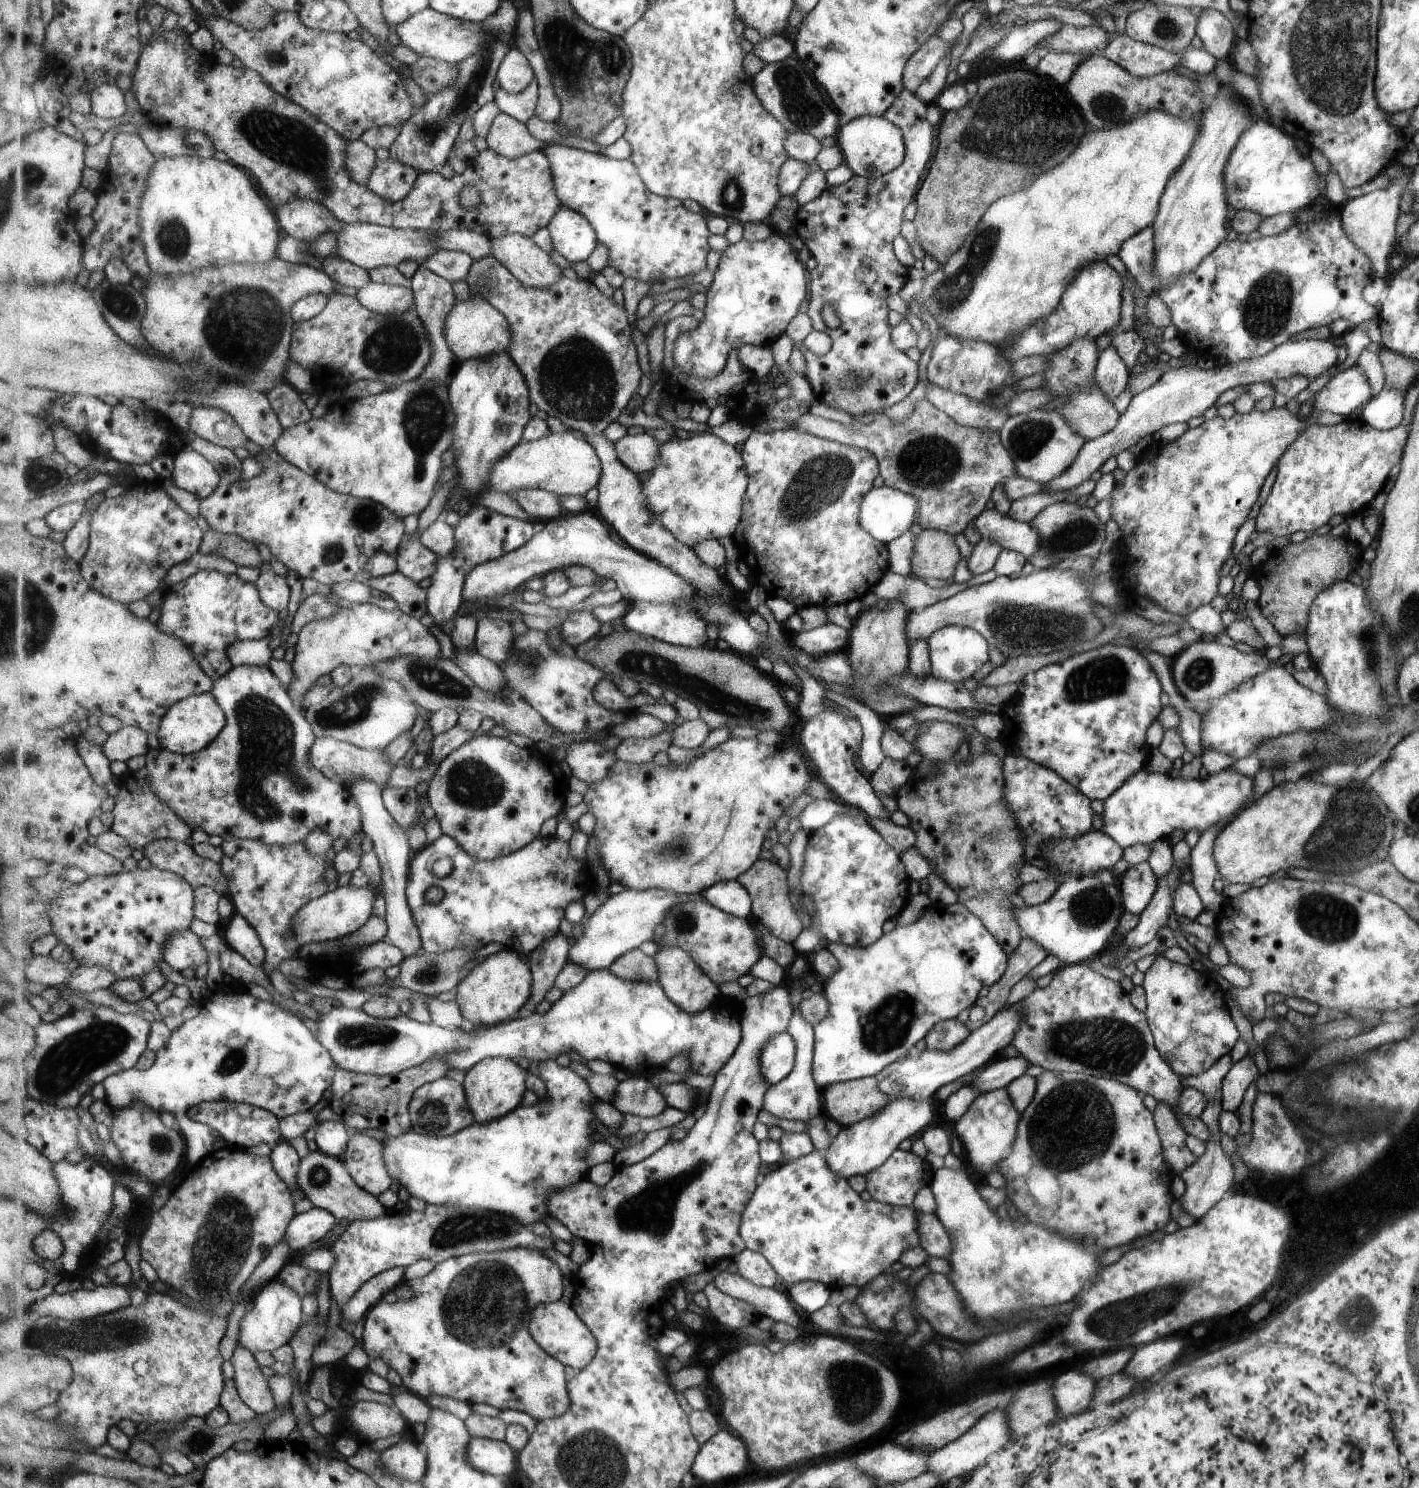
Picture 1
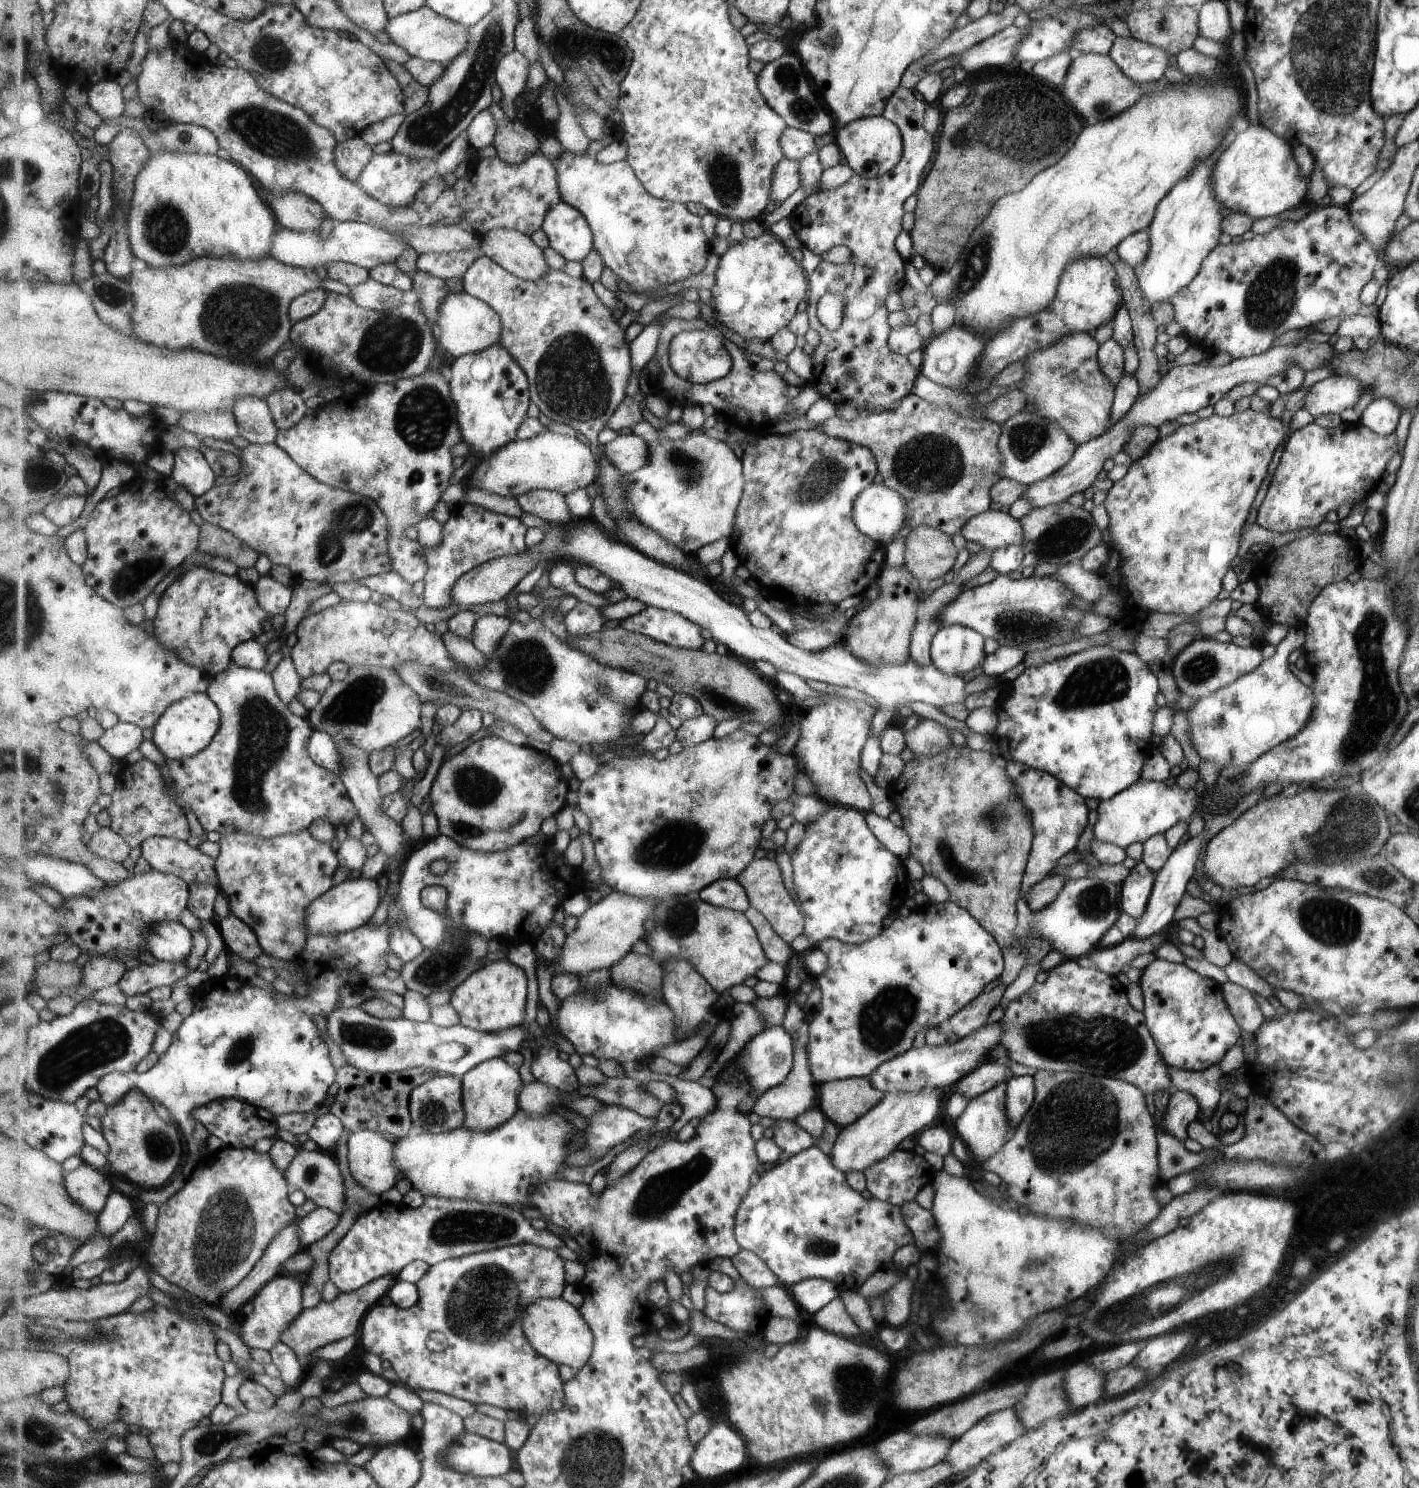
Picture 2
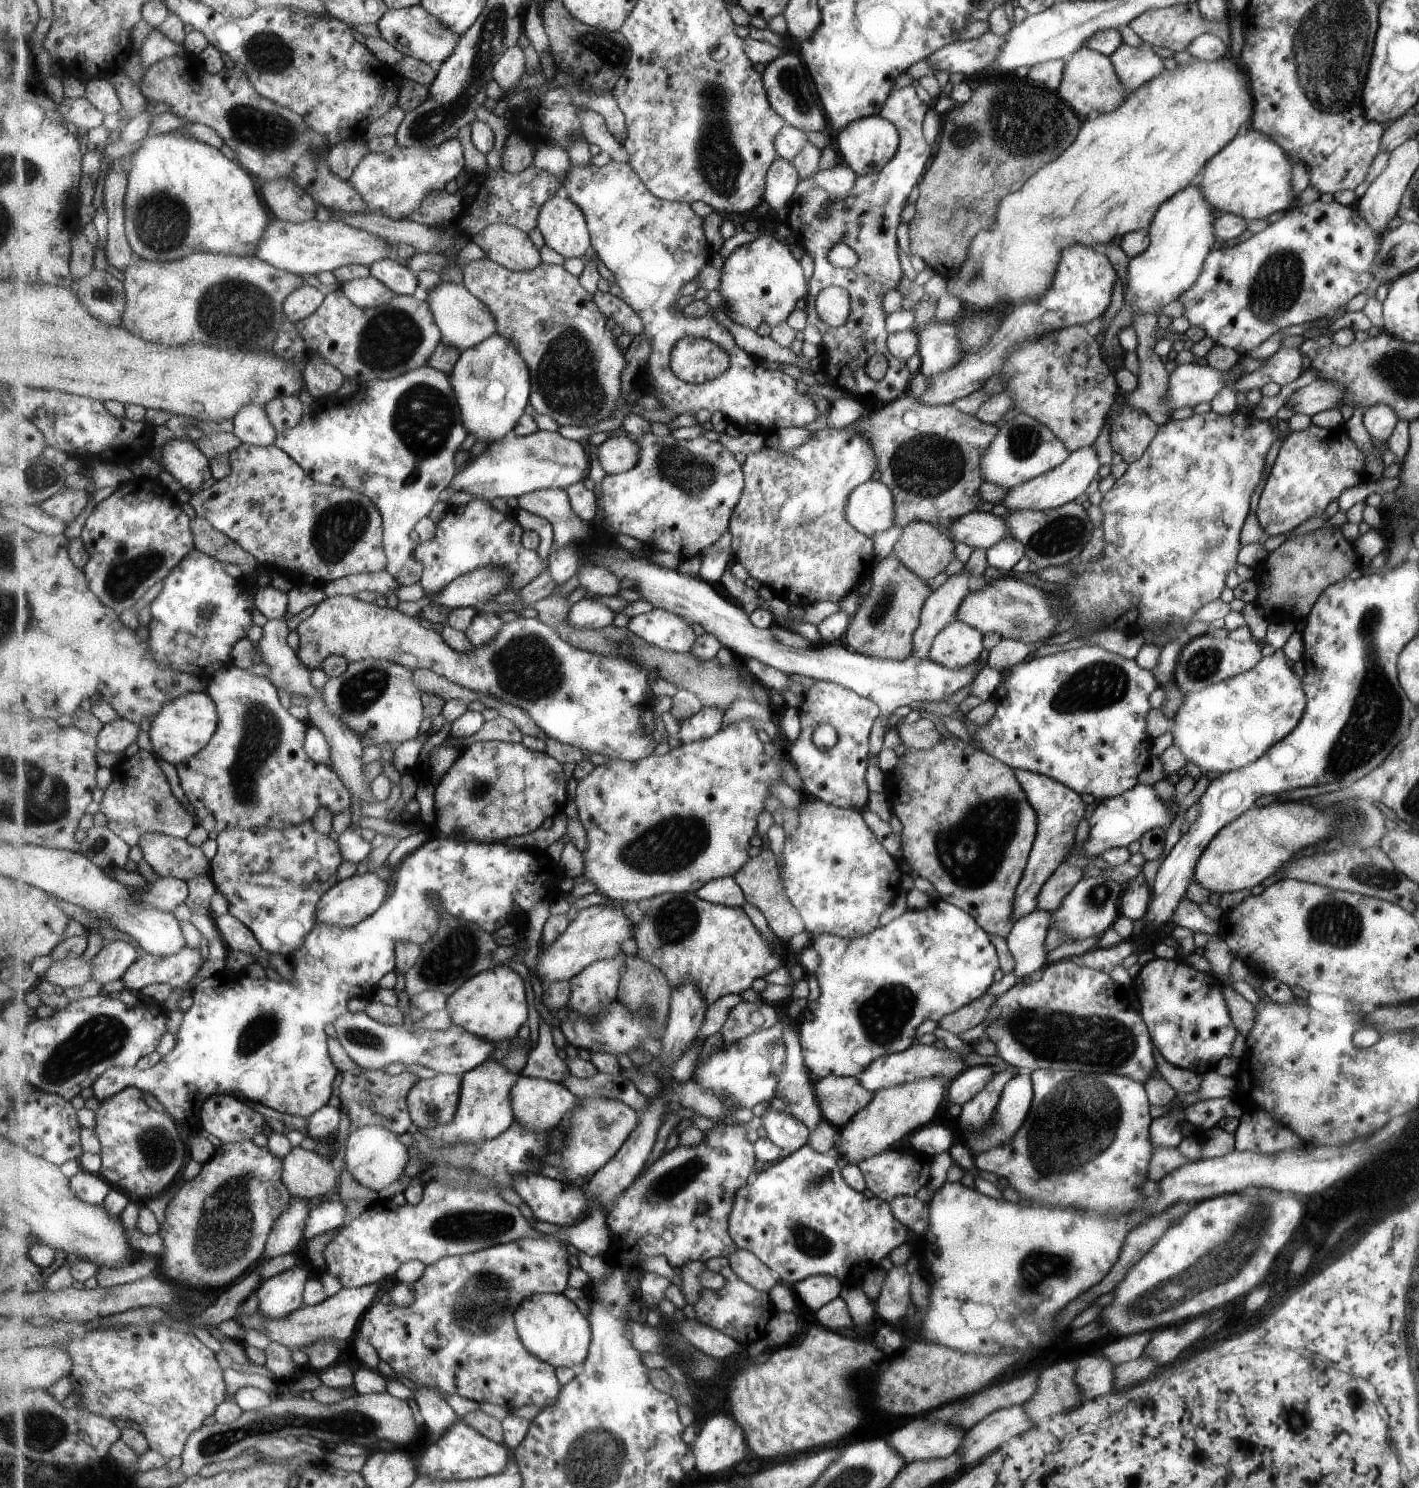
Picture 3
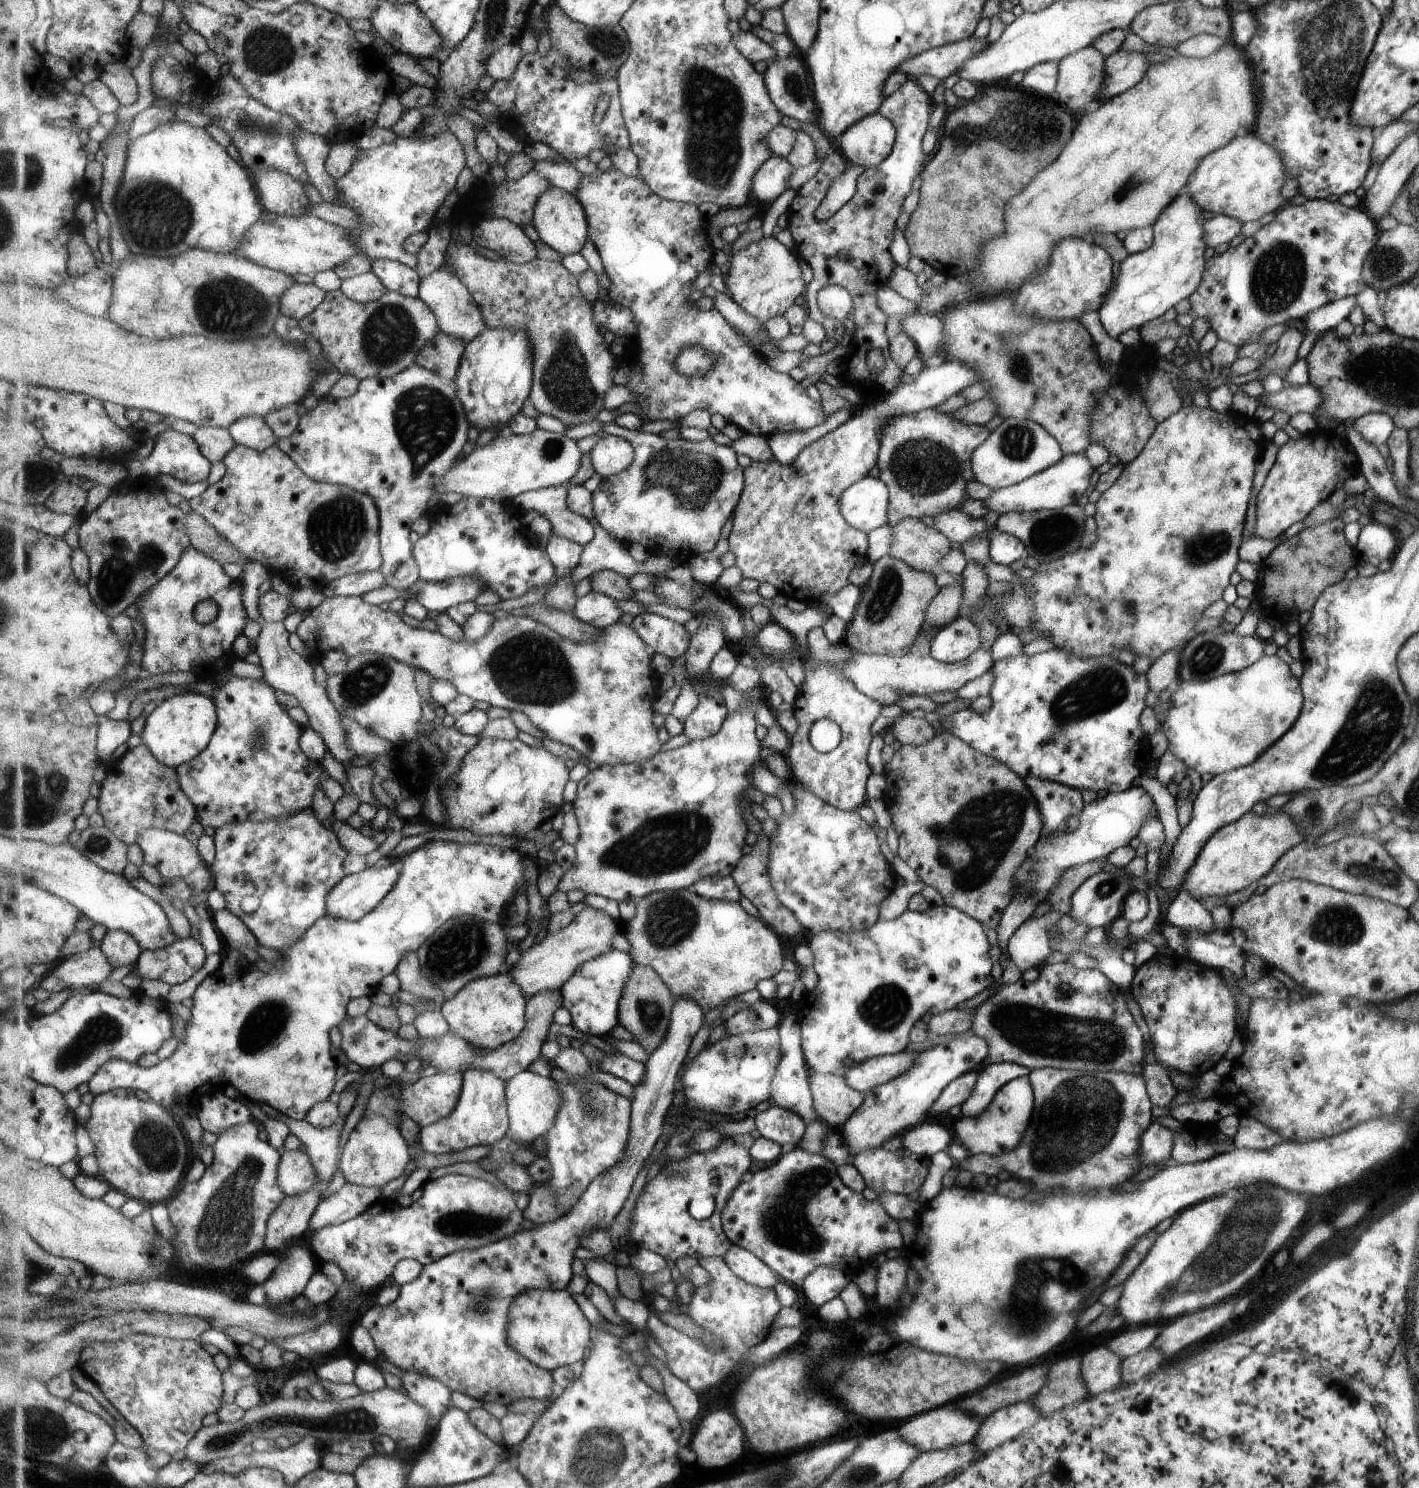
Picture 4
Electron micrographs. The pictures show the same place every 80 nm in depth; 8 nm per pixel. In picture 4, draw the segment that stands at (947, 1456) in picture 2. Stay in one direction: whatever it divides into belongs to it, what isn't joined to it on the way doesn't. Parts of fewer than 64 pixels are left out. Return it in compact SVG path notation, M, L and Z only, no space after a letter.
M1031 1400L1019 1401L994 1410L981 1420L977 1432L972 1436L975 1456L979 1457L1003 1441L1021 1434L1023 1430L1033 1426L1039 1417L1041 1416Z

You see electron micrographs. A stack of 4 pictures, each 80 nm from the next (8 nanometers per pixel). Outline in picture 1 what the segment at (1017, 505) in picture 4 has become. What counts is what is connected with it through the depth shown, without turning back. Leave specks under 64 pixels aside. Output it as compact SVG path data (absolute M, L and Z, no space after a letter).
M1301 339L1300 341L1285 341L1266 355L1234 363L1226 362L1219 368L1206 370L1198 369L1195 366L1169 368L1159 376L1154 384L1131 397L1125 411L1119 415L1118 423L1109 432L1094 439L1087 439L1074 462L1061 475L1048 480L1044 484L1044 490L1039 493L1058 493L1069 491L1071 487L1077 487L1079 483L1089 479L1090 474L1099 469L1110 456L1115 456L1123 449L1131 448L1139 439L1145 435L1152 435L1167 424L1186 423L1189 418L1203 414L1227 389L1255 382L1272 383L1277 379L1286 379L1295 375L1314 378L1335 365L1336 358L1336 347L1331 339Z

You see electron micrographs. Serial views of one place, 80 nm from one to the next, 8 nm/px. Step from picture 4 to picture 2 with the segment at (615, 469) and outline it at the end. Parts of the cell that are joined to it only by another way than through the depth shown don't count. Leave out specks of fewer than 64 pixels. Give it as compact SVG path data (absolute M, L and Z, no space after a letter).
M637 433L619 435L615 440L603 446L610 461L613 461L624 473L632 473L650 463L649 441Z

